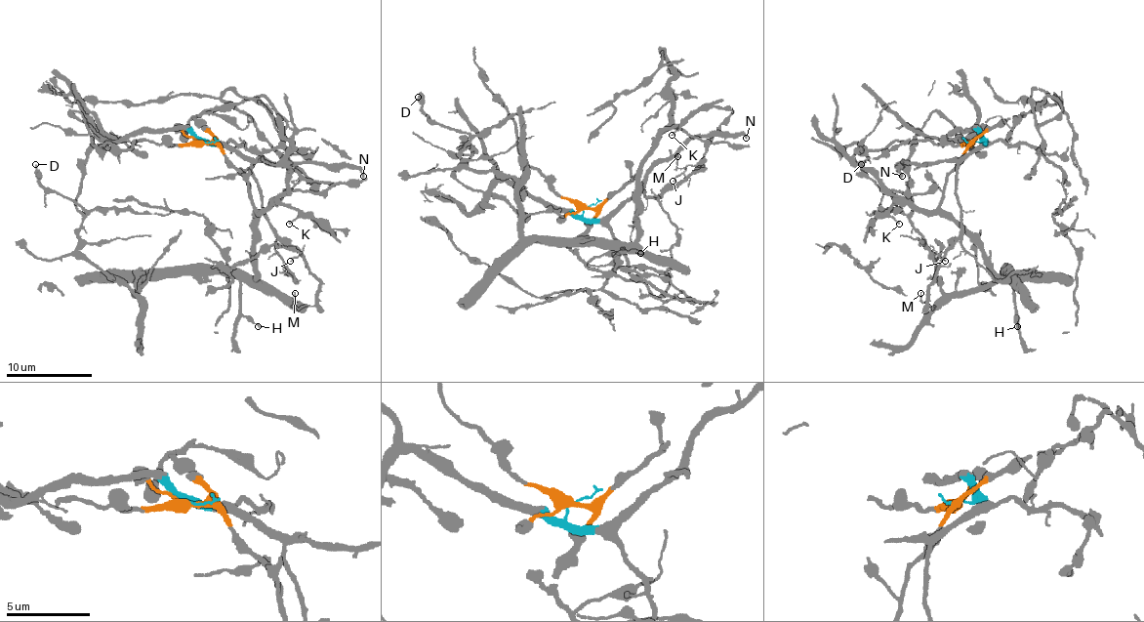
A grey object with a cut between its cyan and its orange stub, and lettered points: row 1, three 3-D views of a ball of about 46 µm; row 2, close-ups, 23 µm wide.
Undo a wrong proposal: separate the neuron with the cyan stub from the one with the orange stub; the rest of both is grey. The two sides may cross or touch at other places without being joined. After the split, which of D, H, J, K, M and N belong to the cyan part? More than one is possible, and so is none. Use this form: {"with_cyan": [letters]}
{"with_cyan": ["J", "M", "N"]}

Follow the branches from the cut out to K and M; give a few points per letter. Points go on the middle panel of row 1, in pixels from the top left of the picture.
K: (586, 207), (598, 207), (639, 171), (643, 155), (665, 130), (682, 126), (672, 134)
M: (586, 207), (586, 218), (609, 218), (633, 194), (659, 196), (675, 187), (702, 166), (680, 169), (677, 155)

